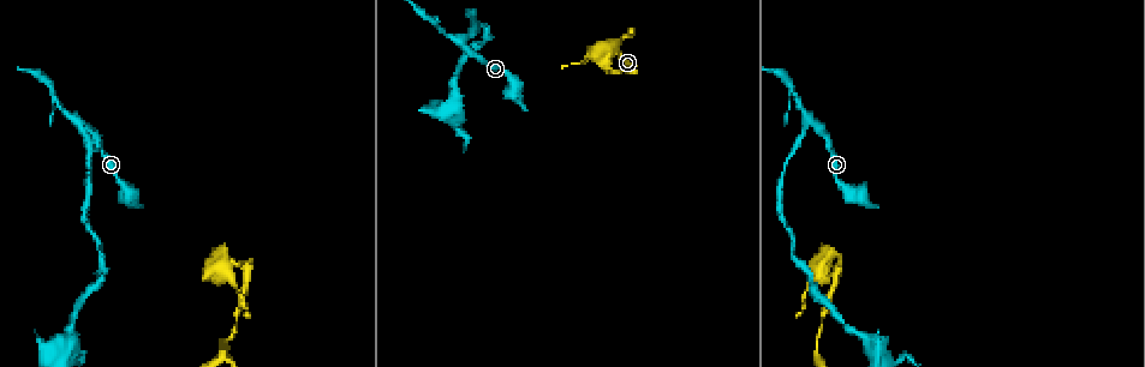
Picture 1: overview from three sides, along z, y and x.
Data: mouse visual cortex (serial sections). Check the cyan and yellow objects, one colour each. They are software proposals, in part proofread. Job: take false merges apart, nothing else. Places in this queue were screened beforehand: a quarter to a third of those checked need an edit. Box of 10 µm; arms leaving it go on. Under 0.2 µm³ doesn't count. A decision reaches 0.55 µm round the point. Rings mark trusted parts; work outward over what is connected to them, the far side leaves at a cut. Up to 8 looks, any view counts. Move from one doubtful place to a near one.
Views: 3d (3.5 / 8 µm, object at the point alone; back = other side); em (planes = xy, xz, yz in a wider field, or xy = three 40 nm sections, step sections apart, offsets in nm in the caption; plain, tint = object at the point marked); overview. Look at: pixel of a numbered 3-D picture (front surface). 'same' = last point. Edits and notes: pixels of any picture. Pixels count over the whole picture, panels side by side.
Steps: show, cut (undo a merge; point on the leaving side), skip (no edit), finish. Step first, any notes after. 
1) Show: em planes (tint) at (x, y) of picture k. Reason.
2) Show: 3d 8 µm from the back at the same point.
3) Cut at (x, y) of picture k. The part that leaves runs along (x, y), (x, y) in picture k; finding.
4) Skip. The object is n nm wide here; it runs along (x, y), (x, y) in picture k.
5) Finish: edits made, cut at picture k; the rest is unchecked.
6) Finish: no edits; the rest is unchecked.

Show: 3d 3.5 µm at (231, 259) of picture 1. Sharp bend.

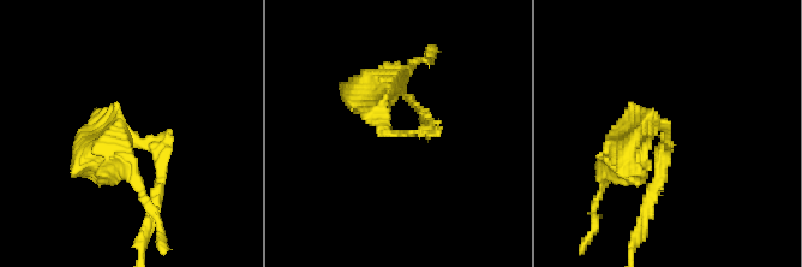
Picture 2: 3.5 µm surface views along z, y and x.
Show: em xy step 1 (tint) at (664, 133) of picture 2.

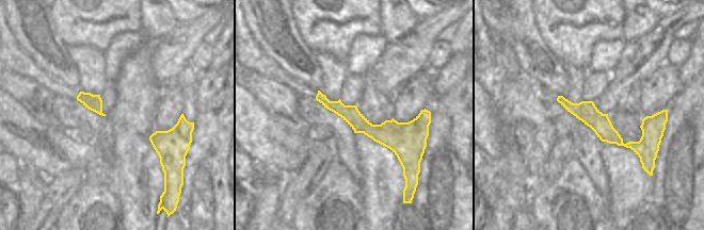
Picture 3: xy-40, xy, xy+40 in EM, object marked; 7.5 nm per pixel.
Show: em xy step 5 (tint) at the same point.

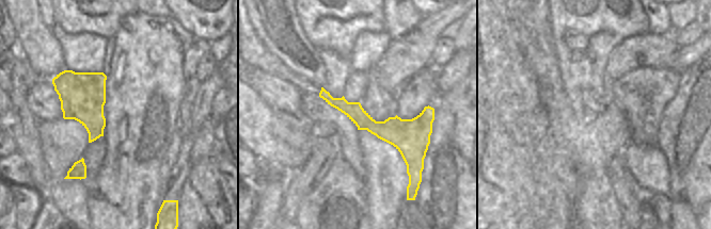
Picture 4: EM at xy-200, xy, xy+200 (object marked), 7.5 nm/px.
Cut at (639, 155) of picture 2. The part that leaves runs along (665, 143), (663, 124), (647, 120), (608, 176) in picture 2; two cells meet here.

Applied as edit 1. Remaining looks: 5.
Show: 3d 8 µm at (230, 345) of picture 1. A narrow waist.

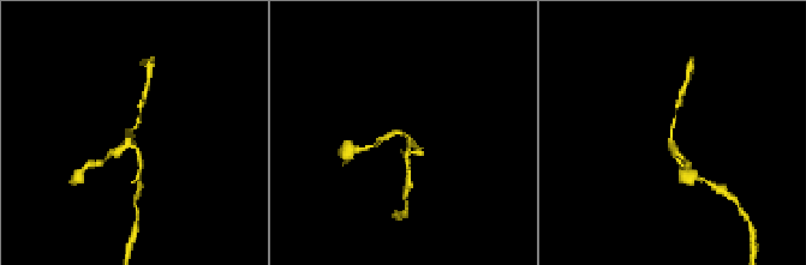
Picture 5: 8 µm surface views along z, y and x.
Show: 3d 3.5 µm at the same point. Closer look.

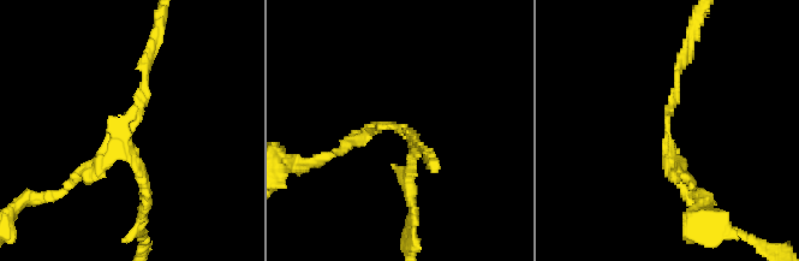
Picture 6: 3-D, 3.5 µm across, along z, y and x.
Show: em xy step 2 (tint) at (666, 125) of picture 6.

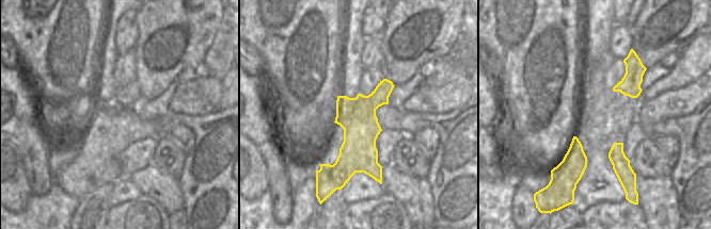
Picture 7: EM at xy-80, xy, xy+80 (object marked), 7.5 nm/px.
Skip. All the same cell.

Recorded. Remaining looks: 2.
Finish: edits made, cut at picture 2; the rest is unchecked.

